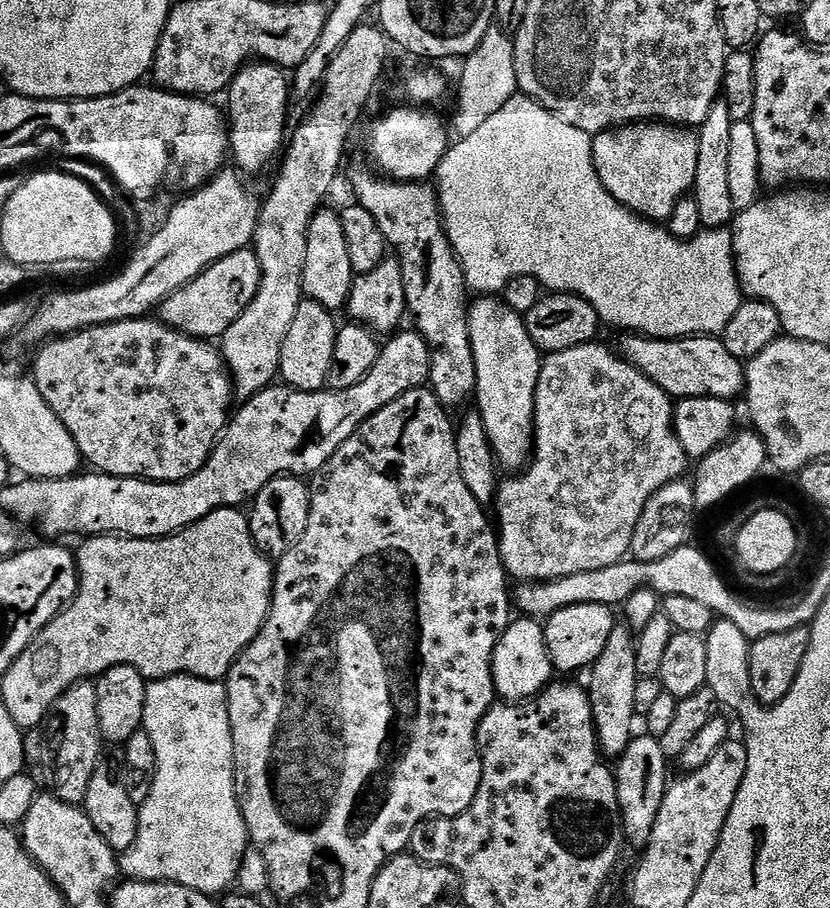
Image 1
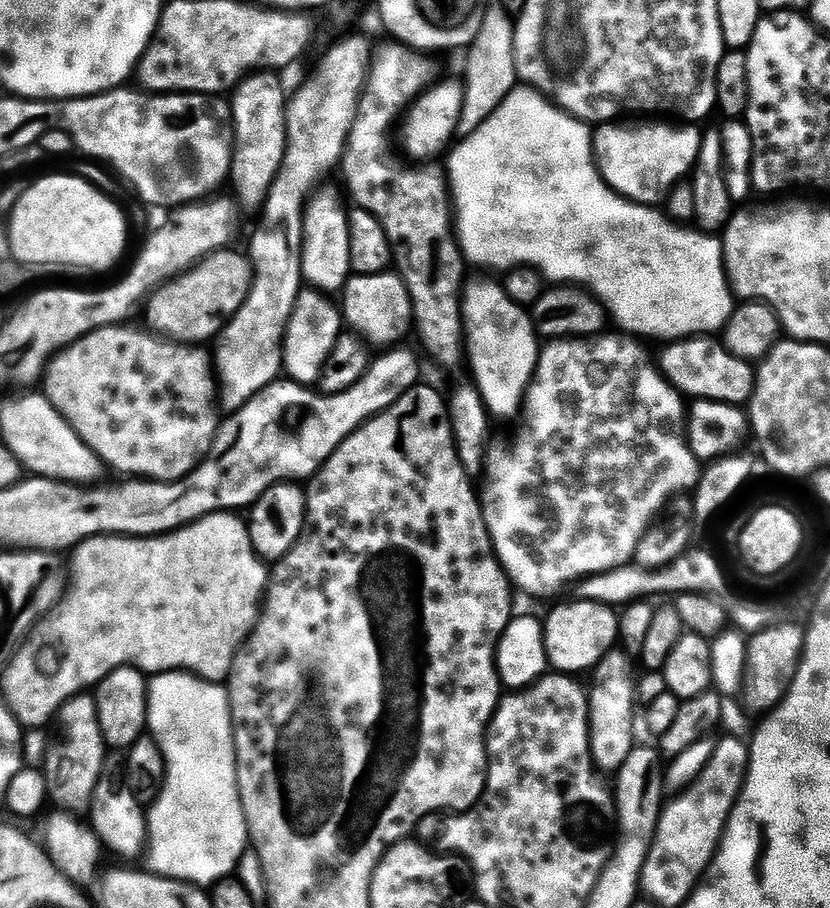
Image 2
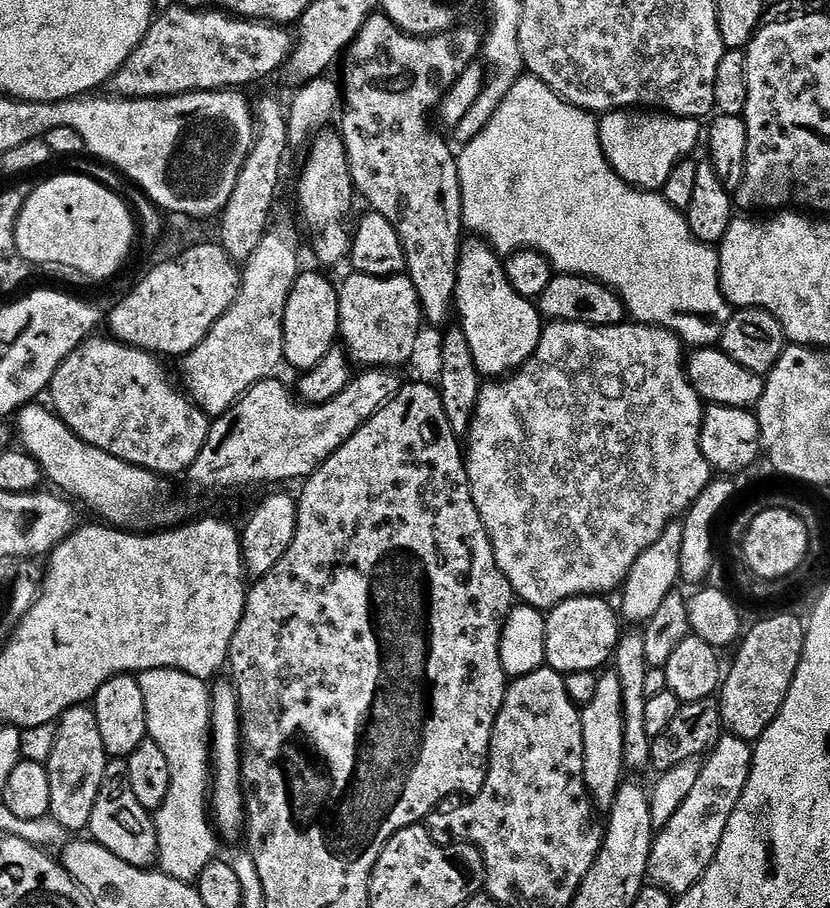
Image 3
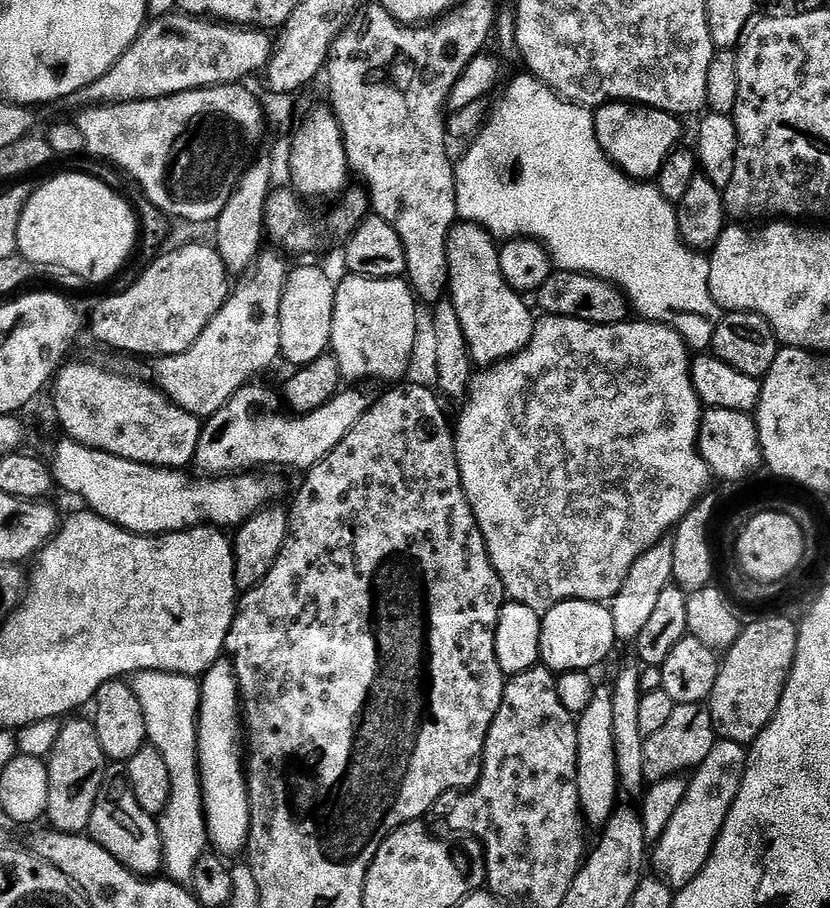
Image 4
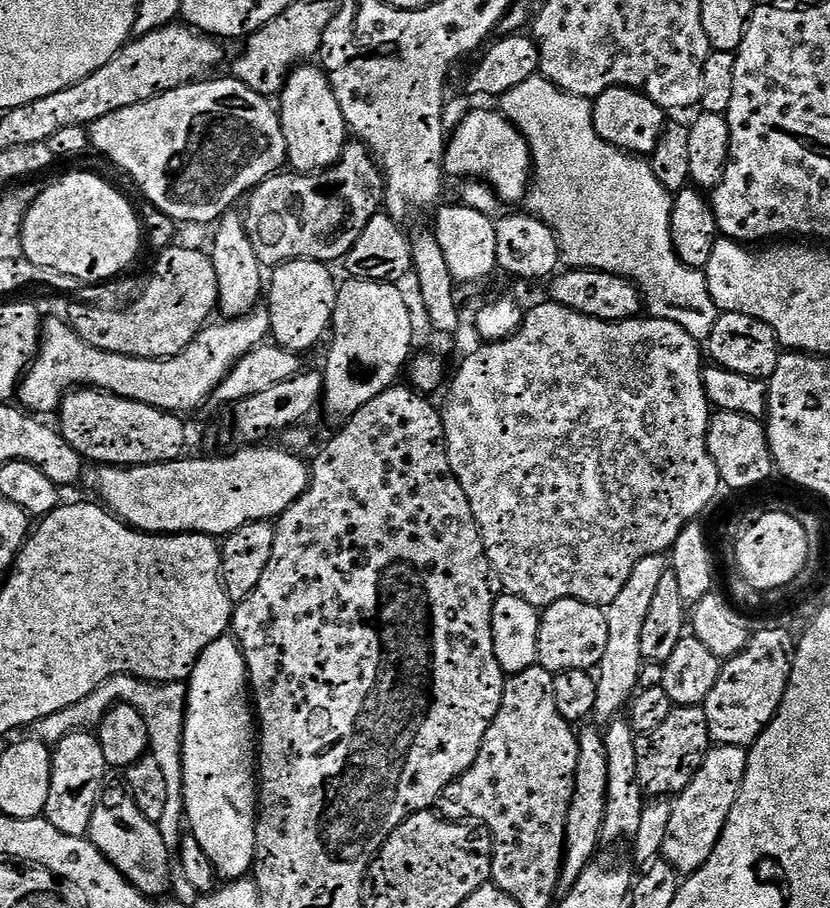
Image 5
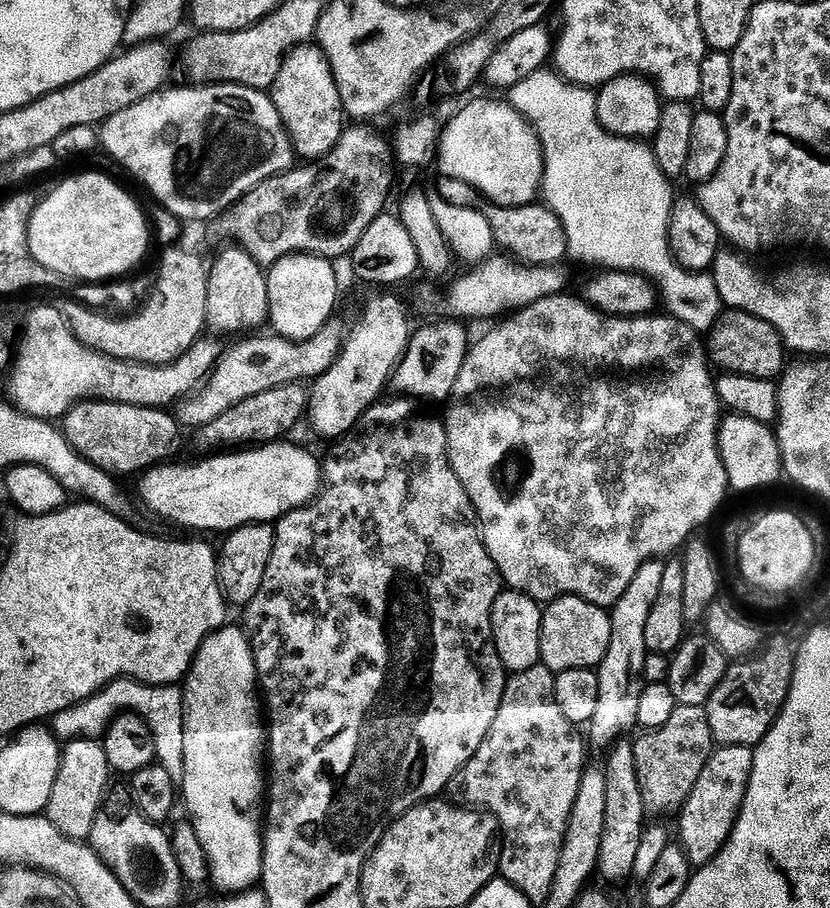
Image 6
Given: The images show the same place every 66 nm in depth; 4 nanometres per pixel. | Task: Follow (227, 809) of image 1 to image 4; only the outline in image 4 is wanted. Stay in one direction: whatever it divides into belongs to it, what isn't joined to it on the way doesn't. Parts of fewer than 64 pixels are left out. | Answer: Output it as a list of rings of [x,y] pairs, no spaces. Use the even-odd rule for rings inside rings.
[[[137,672],[131,677],[130,687],[138,702],[142,702],[142,714],[146,718],[151,747],[159,750],[162,758],[166,758],[166,766],[170,770],[170,802],[158,820],[160,838],[164,841],[162,868],[167,879],[187,885],[194,874],[195,864],[205,855],[210,844],[200,794],[200,763],[196,757],[200,680],[177,672]]]

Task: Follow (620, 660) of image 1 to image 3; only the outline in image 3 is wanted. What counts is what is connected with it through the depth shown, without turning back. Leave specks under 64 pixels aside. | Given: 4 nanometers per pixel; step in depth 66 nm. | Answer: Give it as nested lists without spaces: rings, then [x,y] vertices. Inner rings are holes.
[[[604,670],[596,677],[594,698],[583,705],[582,718],[582,758],[584,759],[584,785],[593,805],[597,809],[611,809],[621,784],[626,780],[624,766],[624,715],[622,714],[622,682],[615,670]]]

